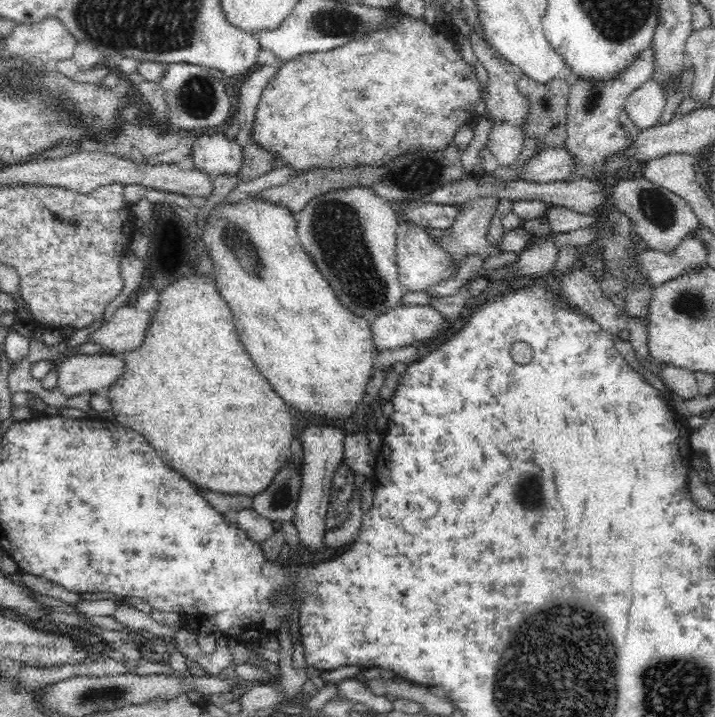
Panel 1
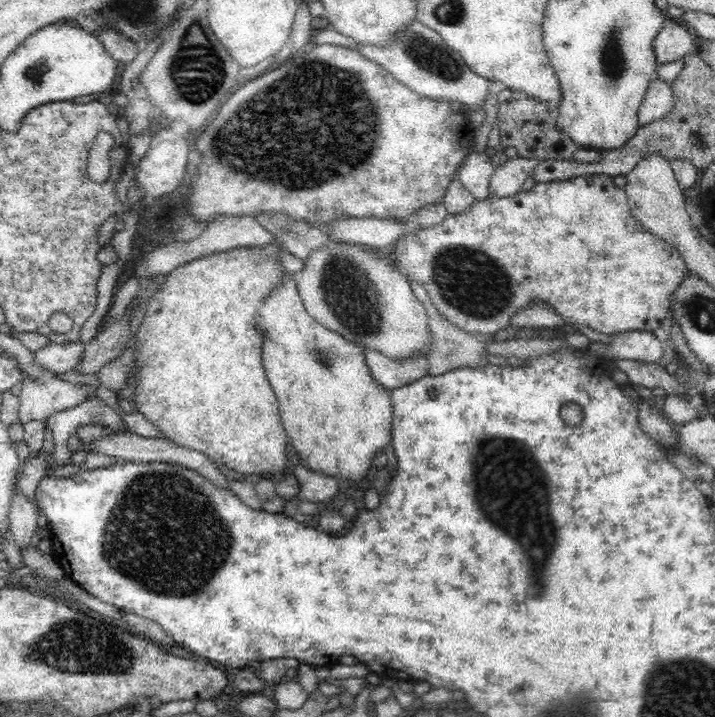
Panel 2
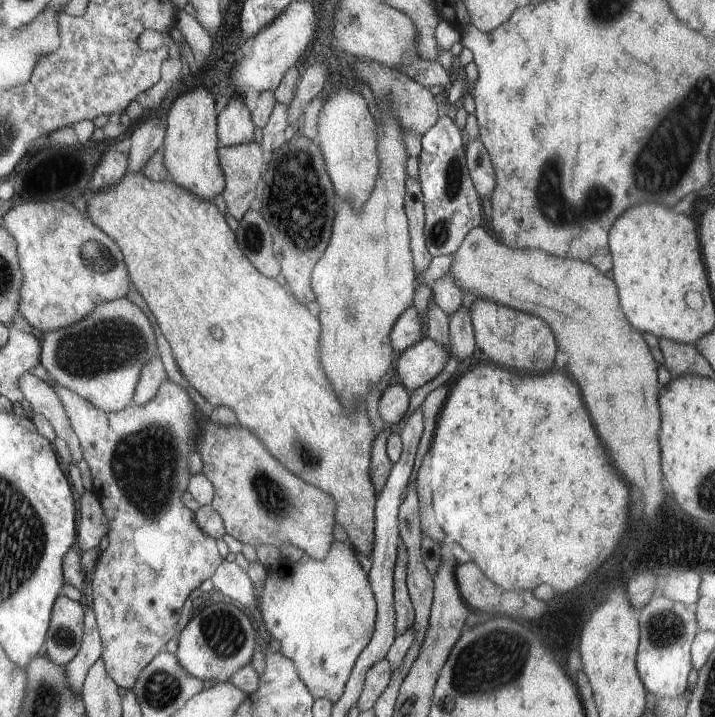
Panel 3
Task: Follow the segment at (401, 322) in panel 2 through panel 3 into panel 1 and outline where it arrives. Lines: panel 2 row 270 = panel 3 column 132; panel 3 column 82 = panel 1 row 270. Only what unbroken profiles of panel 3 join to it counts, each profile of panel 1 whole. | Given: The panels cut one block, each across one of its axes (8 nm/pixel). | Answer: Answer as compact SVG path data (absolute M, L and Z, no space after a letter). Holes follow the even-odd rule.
M352 187L343 191L330 191L313 198L300 212L296 224L298 241L302 249L310 255L316 269L328 281L338 301L350 312L371 324L386 311L404 305L401 300L406 291L400 282L397 267L396 235L399 227L397 216L394 205L380 199L374 191L366 187Z

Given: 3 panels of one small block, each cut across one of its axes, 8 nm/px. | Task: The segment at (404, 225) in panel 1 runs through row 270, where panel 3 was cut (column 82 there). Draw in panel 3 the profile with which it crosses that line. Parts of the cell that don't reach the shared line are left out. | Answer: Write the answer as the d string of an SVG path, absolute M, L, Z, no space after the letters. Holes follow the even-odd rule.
M168 377L167 380L163 379L163 382L158 386L158 391L151 401L146 405L133 405L131 402L120 411L116 413L106 413L101 409L98 409L95 405L92 405L89 401L85 401L78 394L72 393L70 390L60 387L57 383L53 383L53 392L57 395L57 398L61 401L65 414L68 416L71 428L78 438L81 450L82 458L87 463L91 475L91 489L90 491L97 497L99 504L101 505L104 517L108 520L108 531L105 534L107 538L100 551L98 558L96 559L95 571L93 579L91 580L91 608L96 616L96 625L100 636L102 653L100 654L101 660L104 662L105 670L111 677L111 680L115 682L117 686L121 688L131 689L135 679L141 672L144 666L147 666L148 662L161 650L164 649L164 645L171 638L176 638L179 630L177 628L177 620L179 620L179 611L185 598L189 596L189 592L195 590L207 578L211 578L215 569L222 563L222 558L217 553L217 546L215 545L215 539L209 537L203 533L197 523L195 523L195 513L189 510L182 503L182 494L186 491L189 477L192 475L187 470L187 456L191 450L195 450L195 440L200 432L195 423L195 419L198 417L199 412L195 407L193 401L187 391L179 384L171 381Z

